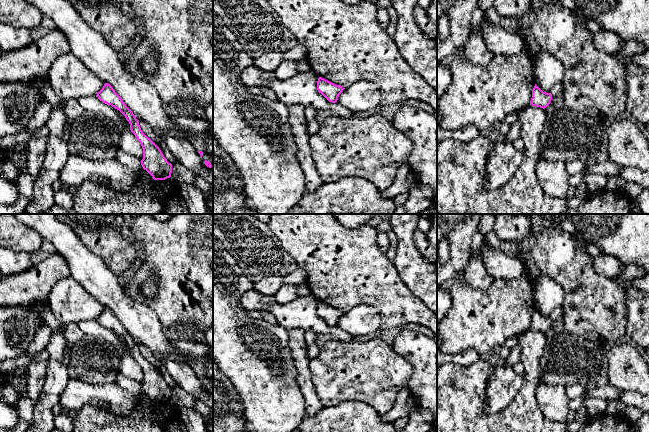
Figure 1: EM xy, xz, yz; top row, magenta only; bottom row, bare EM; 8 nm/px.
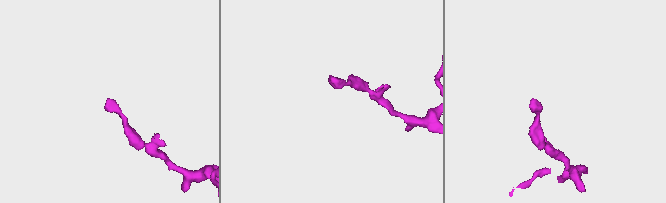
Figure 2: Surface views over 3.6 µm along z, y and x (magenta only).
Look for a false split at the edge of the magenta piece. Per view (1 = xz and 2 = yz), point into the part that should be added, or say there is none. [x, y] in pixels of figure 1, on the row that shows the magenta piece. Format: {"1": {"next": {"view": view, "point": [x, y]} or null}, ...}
{"1": {"next": null}, "2": {"next": null}}

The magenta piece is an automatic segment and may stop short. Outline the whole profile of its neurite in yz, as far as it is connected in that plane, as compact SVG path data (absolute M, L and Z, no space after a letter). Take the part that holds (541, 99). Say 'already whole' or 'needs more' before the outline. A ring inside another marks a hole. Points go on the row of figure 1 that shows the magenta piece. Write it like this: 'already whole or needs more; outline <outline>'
already whole; outline M536 84L532 90L530 105L545 109L552 100L551 93L543 92Z

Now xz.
already whole; outline M322 77L318 78L317 90L321 93L329 102L336 103L339 95L345 88L340 85L336 85Z

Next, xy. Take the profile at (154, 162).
already whole; outline M105 83L96 97L107 105L119 110L130 124L130 130L140 142L143 149L141 165L154 180L165 180L171 177L172 164L164 157L160 148L148 138L140 128L139 120L126 106L121 97L115 92L112 86Z

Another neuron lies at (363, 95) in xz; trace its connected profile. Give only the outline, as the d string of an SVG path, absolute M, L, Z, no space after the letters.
M360 80L345 88L337 102L355 114L367 111L380 105L381 92L379 86L371 81Z

